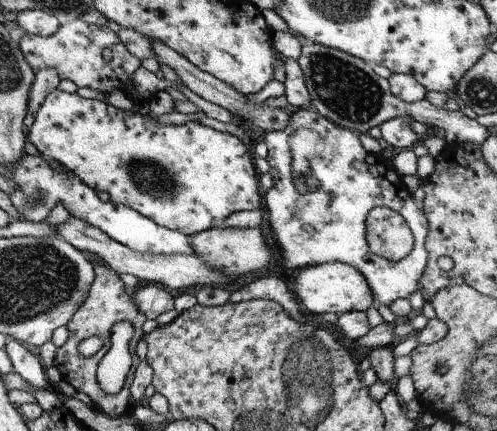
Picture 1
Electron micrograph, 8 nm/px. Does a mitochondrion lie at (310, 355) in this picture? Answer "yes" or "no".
yes

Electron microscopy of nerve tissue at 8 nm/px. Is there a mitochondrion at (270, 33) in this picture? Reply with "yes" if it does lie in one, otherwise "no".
no

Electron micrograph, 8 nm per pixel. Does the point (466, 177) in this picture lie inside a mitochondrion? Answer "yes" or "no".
no

